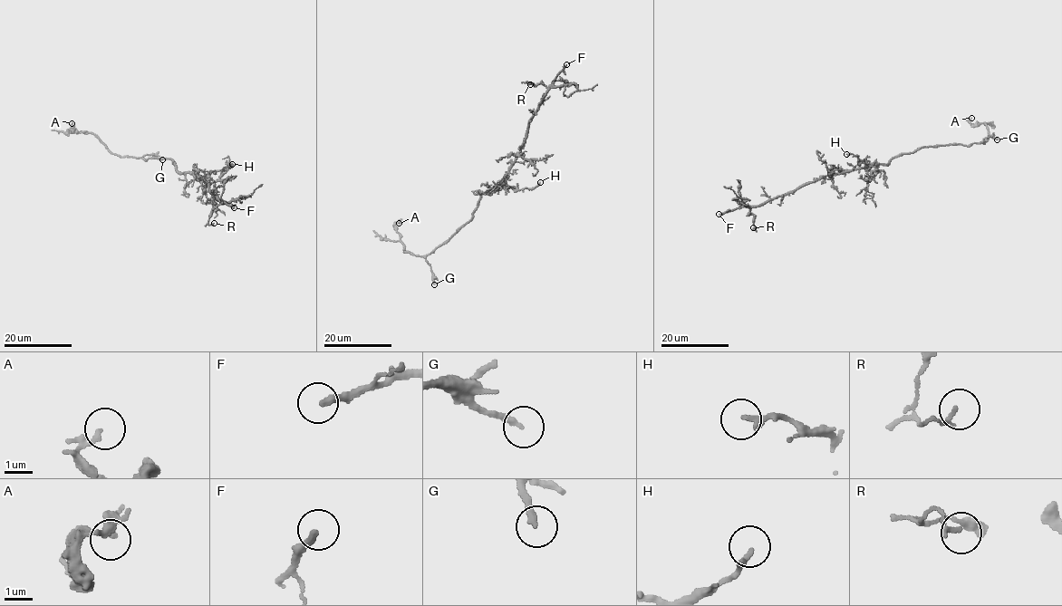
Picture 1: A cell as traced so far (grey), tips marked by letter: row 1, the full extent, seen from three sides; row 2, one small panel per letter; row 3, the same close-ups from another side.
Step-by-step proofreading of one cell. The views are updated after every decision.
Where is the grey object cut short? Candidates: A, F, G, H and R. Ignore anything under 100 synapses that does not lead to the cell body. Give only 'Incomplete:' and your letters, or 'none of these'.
Incomplete: F

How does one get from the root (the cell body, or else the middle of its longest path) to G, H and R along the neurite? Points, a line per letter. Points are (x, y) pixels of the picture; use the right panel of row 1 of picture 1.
G: (886, 164), (901, 154), (910, 154), (922, 147), (968, 146), (990, 137), (997, 139)
H: (886, 164), (876, 163), (866, 168), (864, 160), (846, 154)
R: (886, 164), (876, 163), (864, 168), (823, 176), (793, 191), (750, 206), (753, 227)

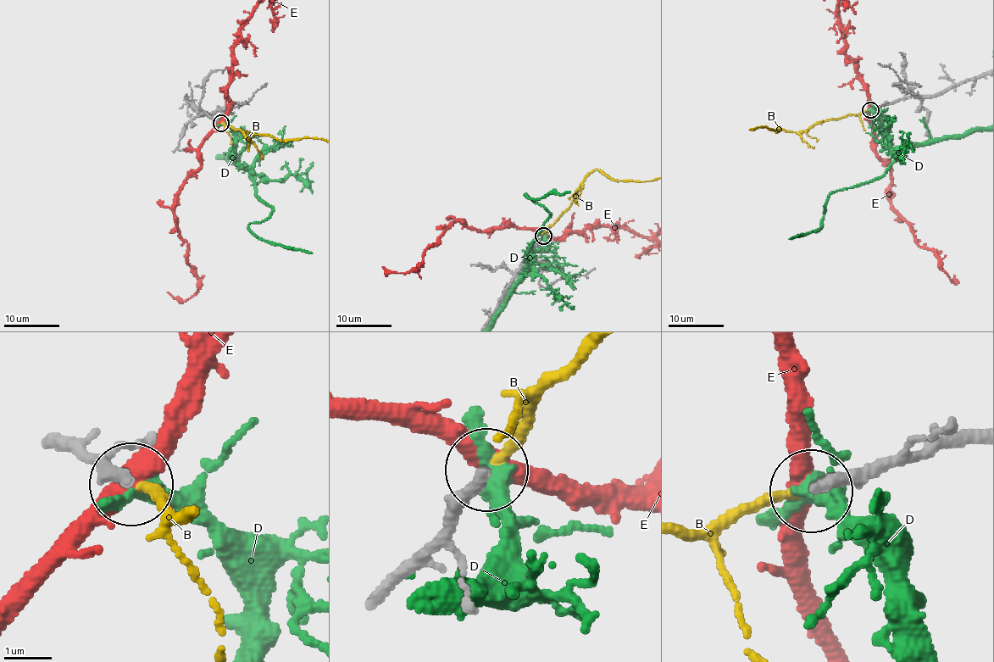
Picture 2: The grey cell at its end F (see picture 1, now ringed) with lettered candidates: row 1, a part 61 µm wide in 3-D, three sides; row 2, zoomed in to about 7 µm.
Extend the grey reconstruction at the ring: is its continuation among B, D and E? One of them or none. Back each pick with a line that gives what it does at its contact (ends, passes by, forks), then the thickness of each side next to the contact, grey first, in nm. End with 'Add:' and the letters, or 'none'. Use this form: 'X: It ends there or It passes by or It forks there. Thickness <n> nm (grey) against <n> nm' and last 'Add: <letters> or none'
B: It ends there. Thickness 260 nm (grey) against 170 nm
Add: B

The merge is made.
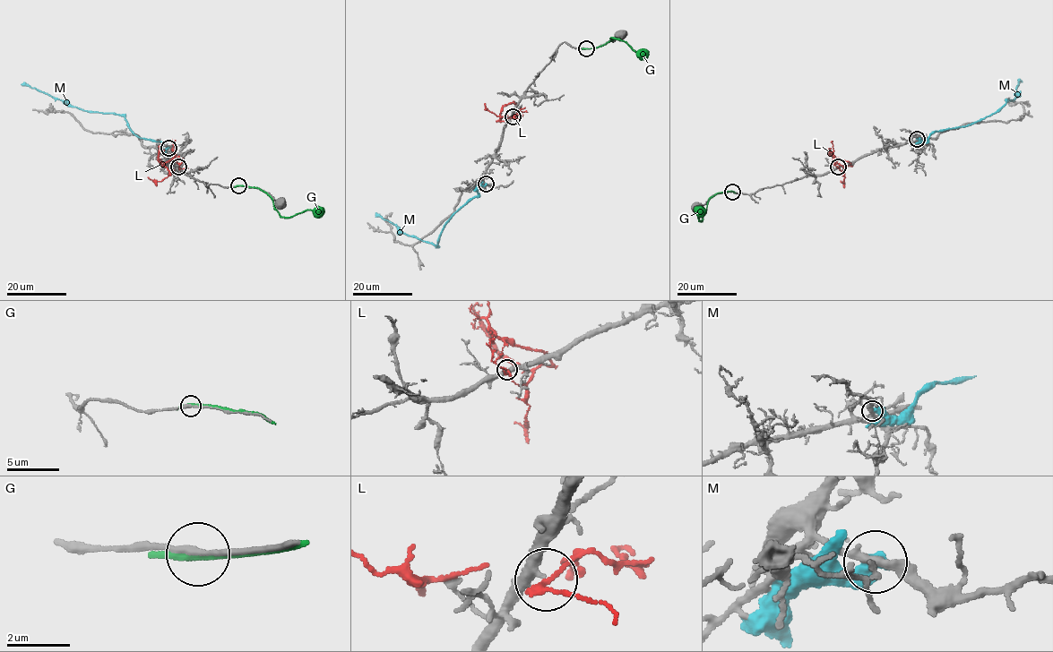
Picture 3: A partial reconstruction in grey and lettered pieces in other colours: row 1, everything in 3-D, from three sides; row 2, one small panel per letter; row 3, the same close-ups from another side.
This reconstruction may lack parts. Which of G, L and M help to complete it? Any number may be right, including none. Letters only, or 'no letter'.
L

